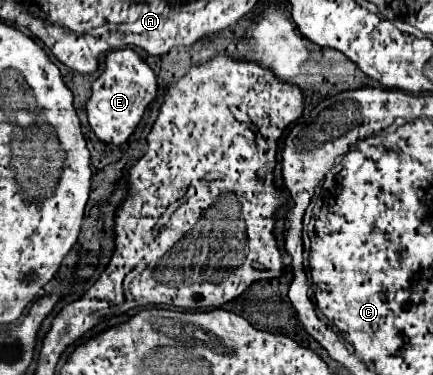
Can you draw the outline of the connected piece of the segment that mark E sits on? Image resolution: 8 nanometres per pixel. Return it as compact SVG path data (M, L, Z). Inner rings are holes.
M132 49L110 51L104 61L104 71L92 83L92 95L86 101L88 123L96 137L112 145L122 145L140 123L150 101L156 97L156 89L158 85L154 71Z

